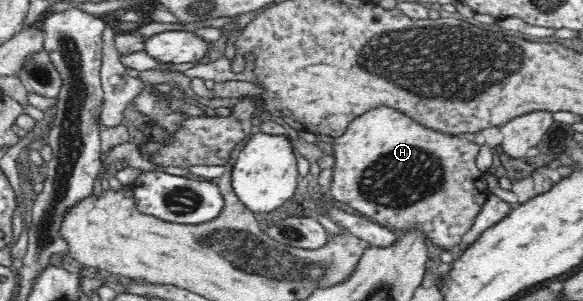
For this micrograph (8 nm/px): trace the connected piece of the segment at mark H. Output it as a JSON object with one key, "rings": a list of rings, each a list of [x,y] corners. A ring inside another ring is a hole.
{"rings":[[[377,106],[371,108],[367,112],[363,112],[361,116],[357,116],[347,124],[345,132],[341,136],[333,138],[333,144],[327,145],[328,152],[335,159],[335,166],[333,166],[333,180],[330,185],[331,197],[337,202],[343,202],[347,207],[351,207],[354,211],[361,213],[364,218],[371,219],[375,223],[386,227],[387,229],[397,229],[402,231],[419,231],[425,235],[425,239],[429,239],[431,244],[439,247],[442,250],[449,251],[454,246],[461,242],[462,236],[467,234],[475,224],[475,218],[479,216],[483,206],[485,206],[488,196],[491,194],[488,189],[488,184],[484,179],[484,172],[481,172],[476,166],[476,160],[480,147],[466,138],[466,134],[447,134],[439,130],[432,130],[428,126],[423,126],[415,122],[410,116],[404,114],[396,108],[390,106]]]}

